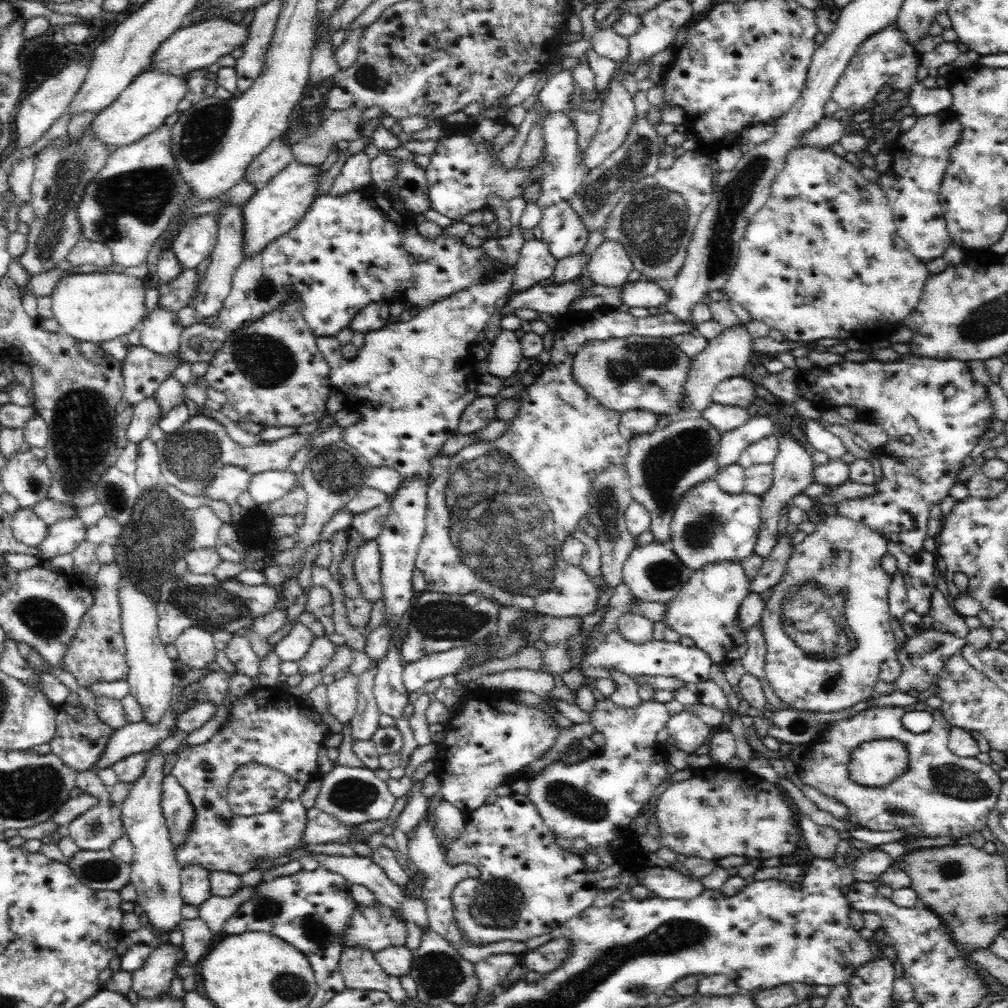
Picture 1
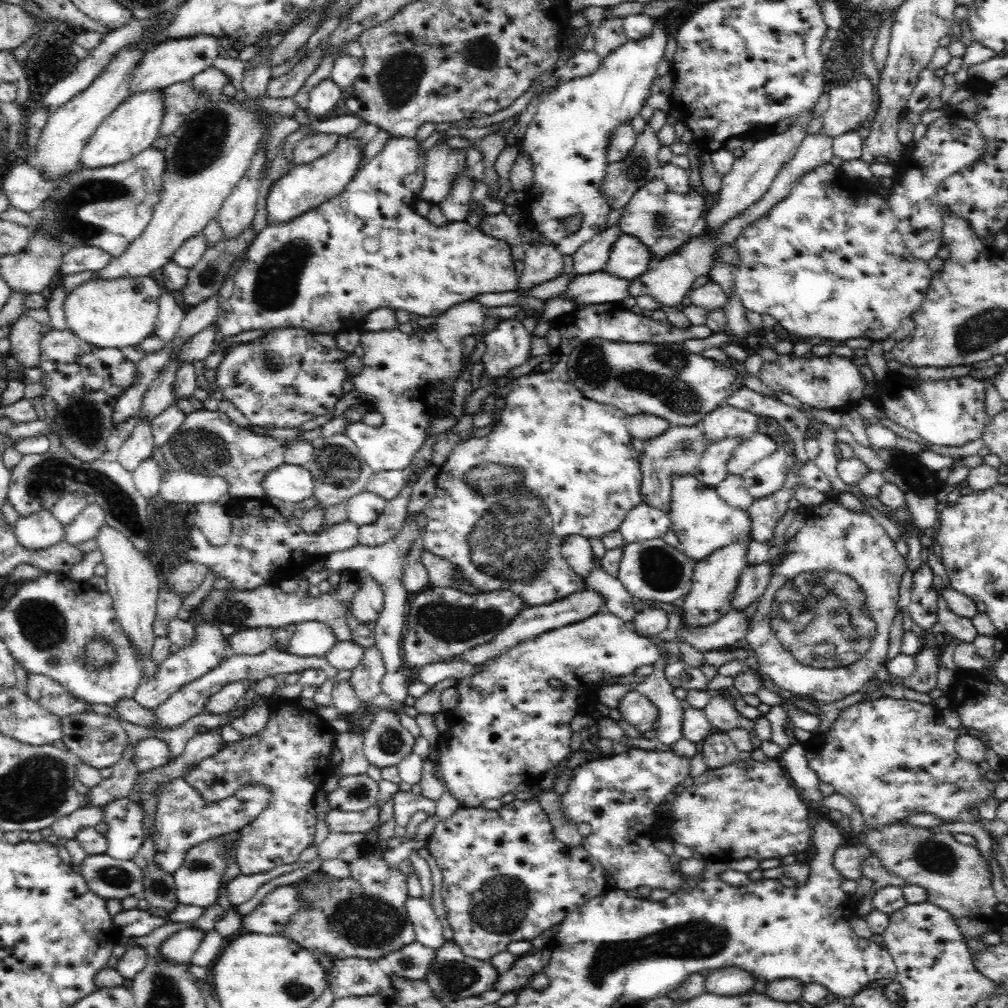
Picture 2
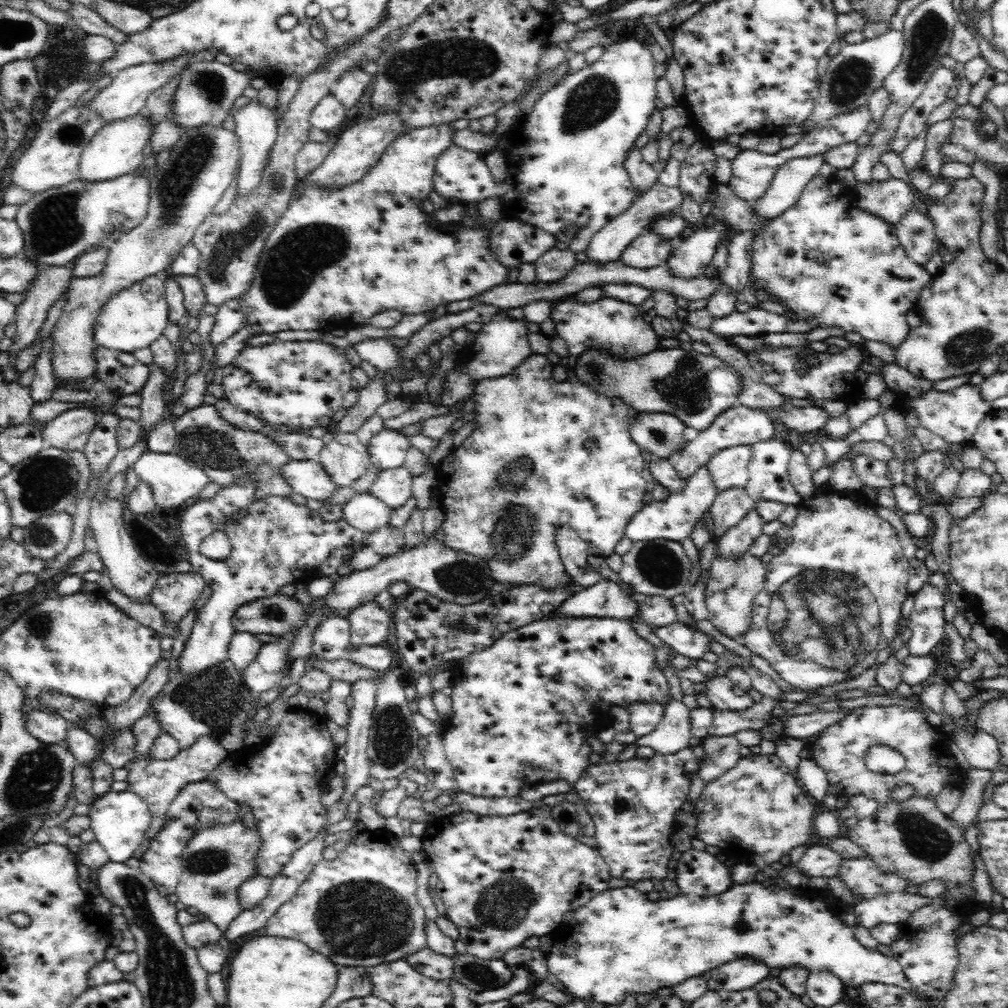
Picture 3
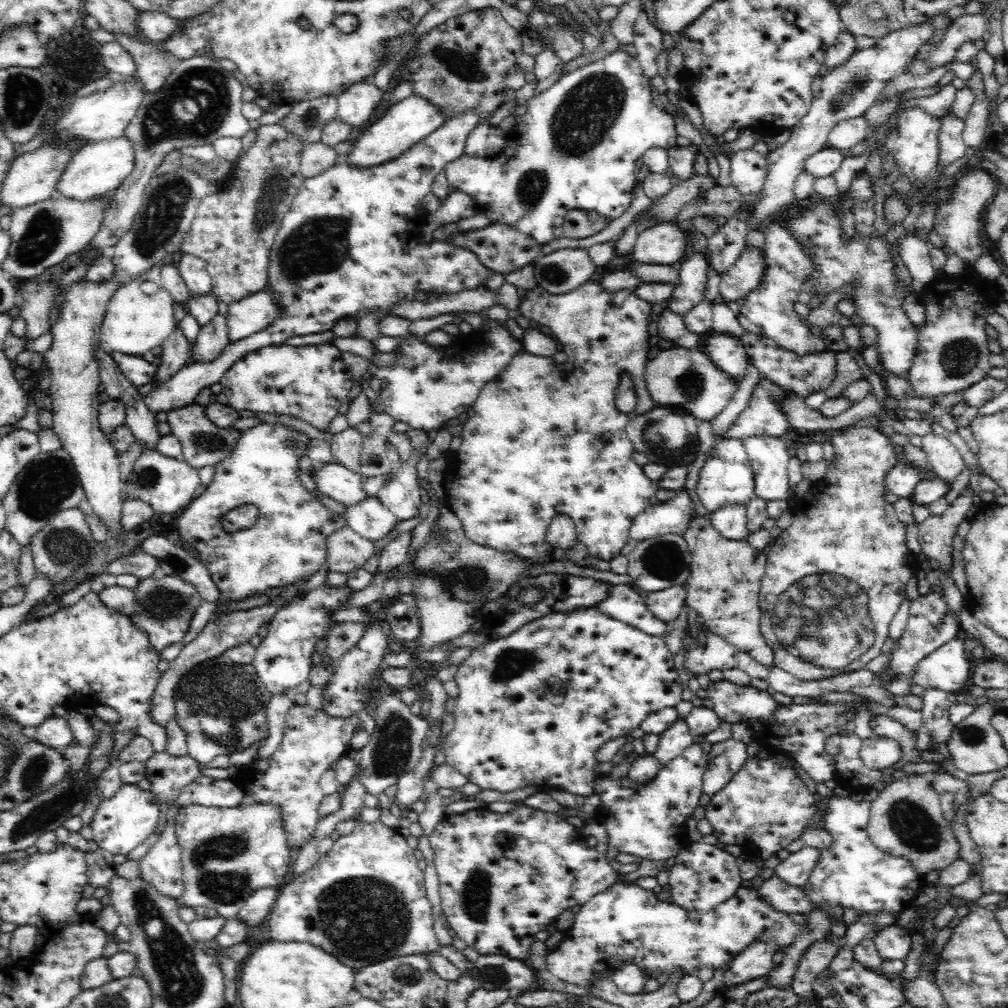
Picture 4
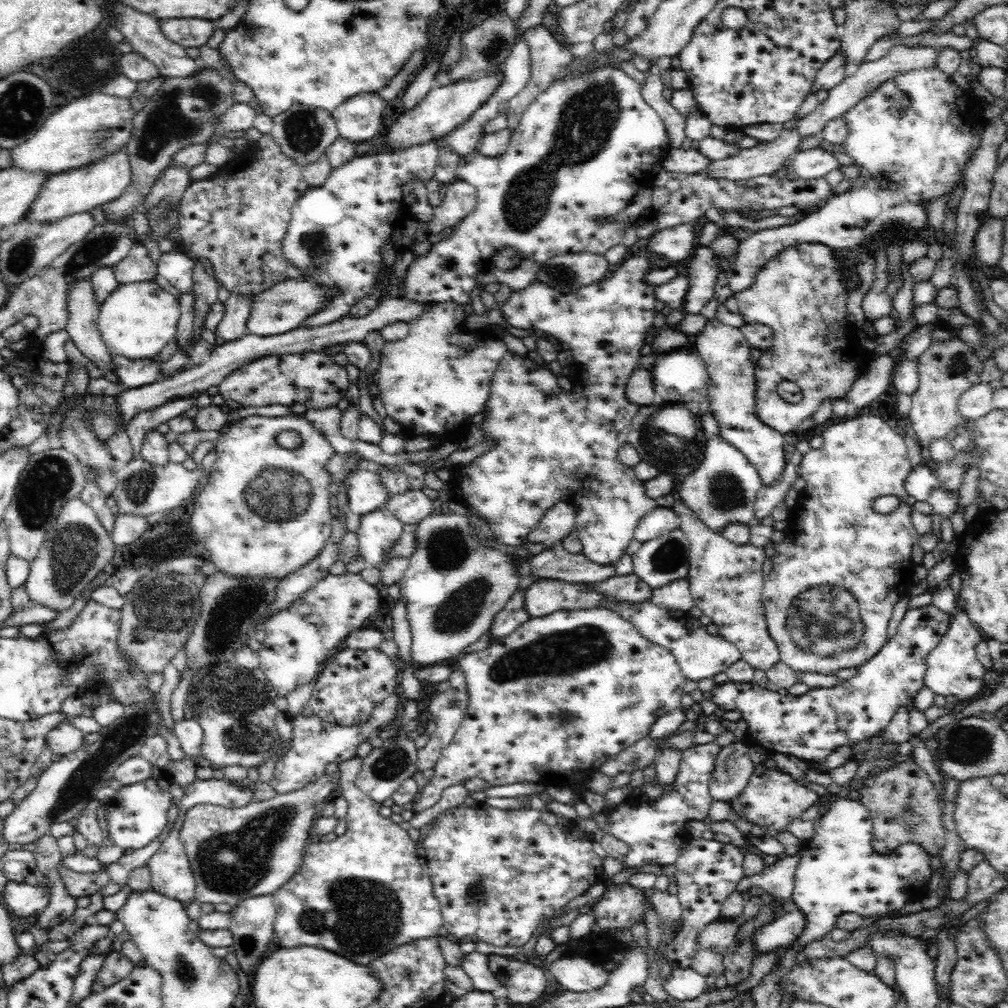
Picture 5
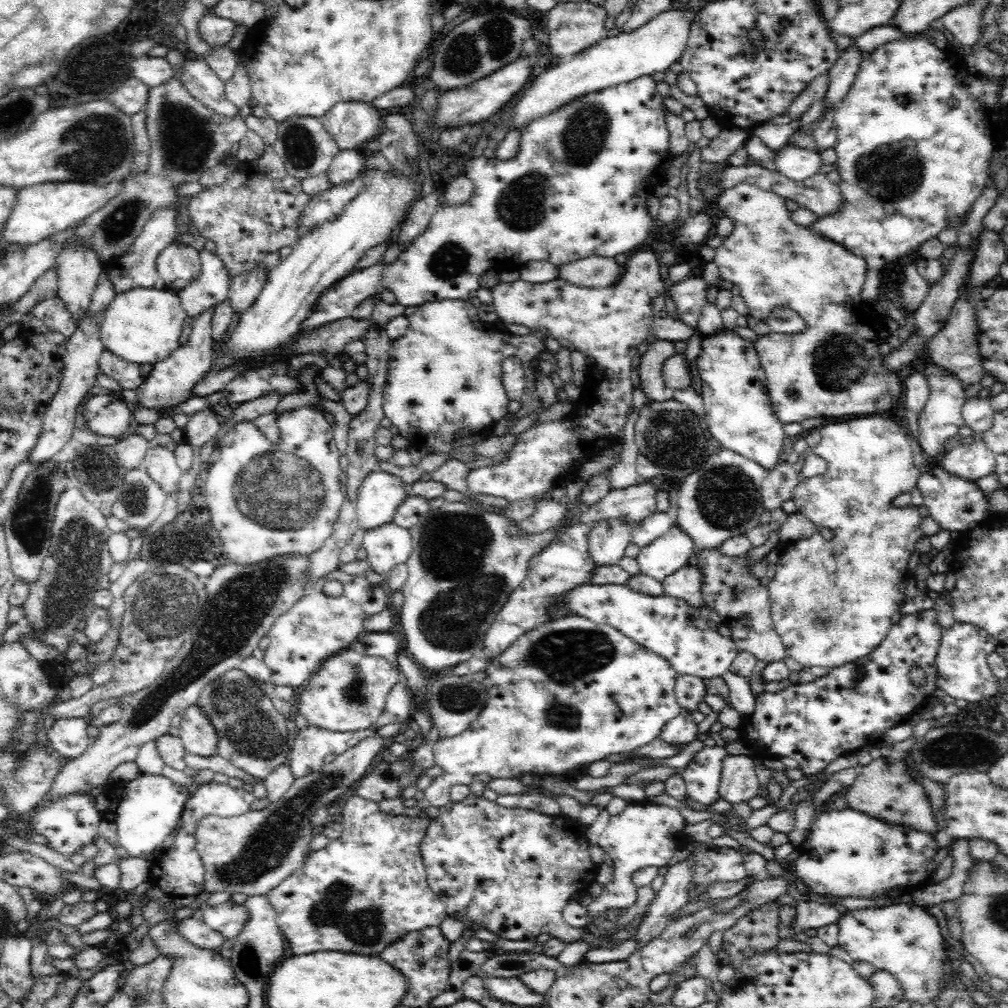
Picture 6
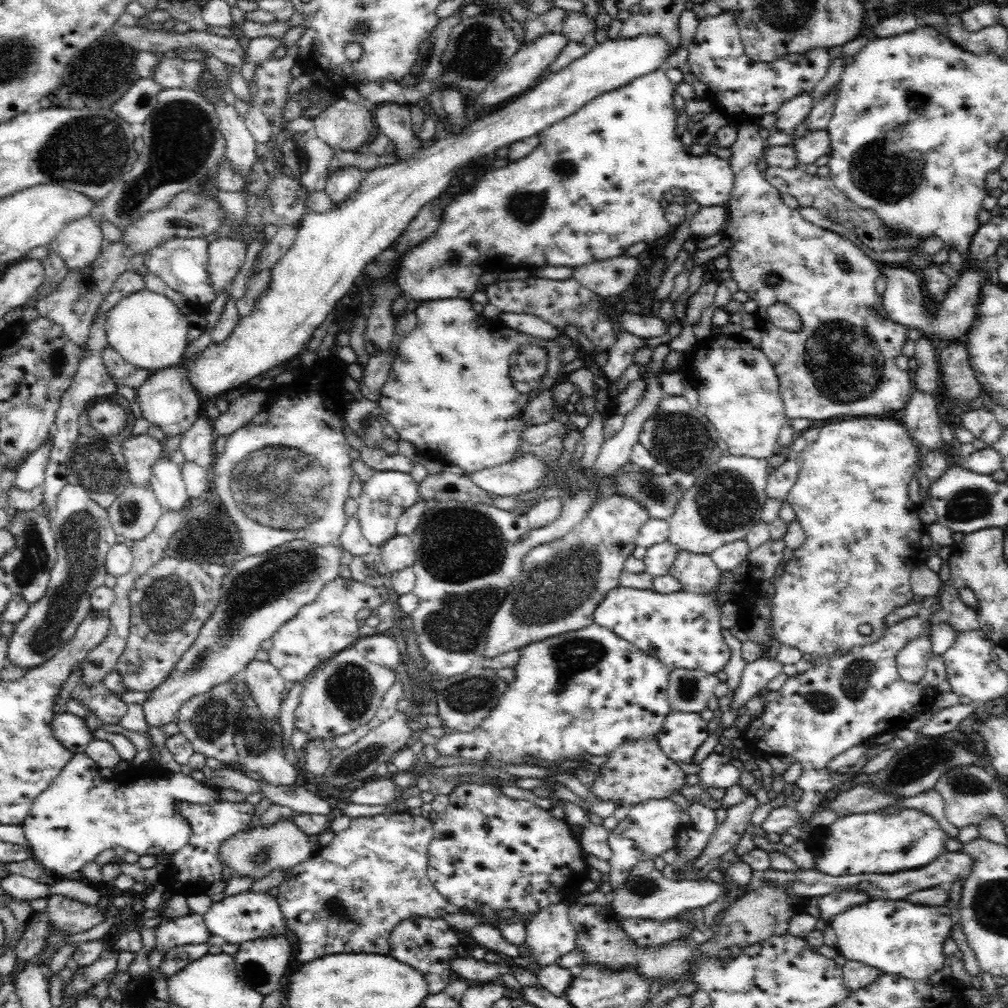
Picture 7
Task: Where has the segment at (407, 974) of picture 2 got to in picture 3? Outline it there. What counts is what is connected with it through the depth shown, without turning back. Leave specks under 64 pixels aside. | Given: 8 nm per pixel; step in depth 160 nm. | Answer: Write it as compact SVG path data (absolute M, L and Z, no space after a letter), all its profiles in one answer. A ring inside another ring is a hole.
M428 946L420 948L418 952L412 952L402 959L419 974L434 980L448 981L454 971L452 957L434 952Z

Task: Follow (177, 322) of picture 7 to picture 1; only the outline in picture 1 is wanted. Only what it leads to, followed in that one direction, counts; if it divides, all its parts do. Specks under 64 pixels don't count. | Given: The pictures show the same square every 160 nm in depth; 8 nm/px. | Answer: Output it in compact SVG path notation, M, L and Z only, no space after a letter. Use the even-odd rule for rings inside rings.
M124 273L74 274L56 284L50 294L50 309L63 334L78 341L98 344L127 335L130 328L143 324L147 317L144 313L146 290L142 279Z

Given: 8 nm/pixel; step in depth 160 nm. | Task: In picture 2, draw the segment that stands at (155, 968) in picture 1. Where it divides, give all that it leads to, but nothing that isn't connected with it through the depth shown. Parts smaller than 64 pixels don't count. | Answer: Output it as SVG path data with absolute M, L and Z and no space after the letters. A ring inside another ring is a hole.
M188 928L178 930L158 946L158 955L167 964L190 965L190 959L204 935L205 931L194 931Z

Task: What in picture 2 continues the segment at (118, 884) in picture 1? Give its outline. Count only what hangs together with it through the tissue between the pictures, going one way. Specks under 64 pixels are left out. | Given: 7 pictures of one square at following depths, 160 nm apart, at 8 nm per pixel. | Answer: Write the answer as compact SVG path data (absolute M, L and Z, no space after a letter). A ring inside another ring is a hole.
M106 852L87 855L80 867L79 873L94 894L120 901L126 896L142 898L142 873L131 860L118 860Z

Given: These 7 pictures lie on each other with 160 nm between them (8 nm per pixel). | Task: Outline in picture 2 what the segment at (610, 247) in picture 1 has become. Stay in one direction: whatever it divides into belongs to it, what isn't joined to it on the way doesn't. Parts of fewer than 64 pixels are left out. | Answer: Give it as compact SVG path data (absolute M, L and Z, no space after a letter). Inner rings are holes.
M620 234L611 247L604 272L626 280L635 280L653 266L650 252L636 238Z

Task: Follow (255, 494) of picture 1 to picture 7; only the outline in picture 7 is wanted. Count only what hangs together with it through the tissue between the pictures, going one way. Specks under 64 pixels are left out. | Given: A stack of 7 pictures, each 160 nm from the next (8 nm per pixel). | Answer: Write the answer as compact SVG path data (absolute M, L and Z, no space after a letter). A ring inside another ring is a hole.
M375 471L362 485L362 493L360 498L357 499L358 510L356 517L362 533L372 545L371 552L376 553L388 538L392 538L396 534L397 520L402 512L418 500L418 483L410 477L410 473Z

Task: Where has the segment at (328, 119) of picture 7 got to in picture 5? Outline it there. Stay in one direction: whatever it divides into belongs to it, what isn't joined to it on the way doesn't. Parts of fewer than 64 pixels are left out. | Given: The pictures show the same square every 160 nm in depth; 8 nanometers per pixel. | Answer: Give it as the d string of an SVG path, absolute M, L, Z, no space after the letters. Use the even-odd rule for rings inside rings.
M376 92L355 94L347 98L332 112L339 134L344 138L349 138L356 144L362 142L362 140L374 138L380 132L380 128L382 128L382 120L380 118L384 114L386 104L387 101L382 99Z

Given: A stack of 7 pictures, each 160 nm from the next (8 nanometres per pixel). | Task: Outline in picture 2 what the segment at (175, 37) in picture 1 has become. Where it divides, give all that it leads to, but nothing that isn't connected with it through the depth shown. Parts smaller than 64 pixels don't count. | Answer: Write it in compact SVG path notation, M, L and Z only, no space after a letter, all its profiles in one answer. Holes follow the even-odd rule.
M192 34L188 38L168 38L162 44L150 49L137 69L132 74L129 84L130 94L142 92L142 90L166 89L174 83L191 80L196 74L210 68L214 59L218 56L220 38L207 34Z

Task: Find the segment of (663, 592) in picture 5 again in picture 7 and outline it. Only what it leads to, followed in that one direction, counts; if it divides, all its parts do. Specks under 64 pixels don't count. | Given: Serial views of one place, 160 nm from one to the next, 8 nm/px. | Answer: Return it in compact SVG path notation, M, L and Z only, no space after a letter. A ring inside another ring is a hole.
M680 551L672 568L669 570L669 575L674 577L678 581L678 585L680 585L678 591L702 595L711 595L717 590L720 574L721 571L711 555L692 554L688 551Z

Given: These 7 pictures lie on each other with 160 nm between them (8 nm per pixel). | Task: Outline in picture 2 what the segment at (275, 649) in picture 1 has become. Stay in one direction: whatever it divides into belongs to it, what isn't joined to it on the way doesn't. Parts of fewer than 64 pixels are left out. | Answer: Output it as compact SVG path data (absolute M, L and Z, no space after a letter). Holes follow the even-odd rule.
M308 621L294 628L285 651L302 658L322 657L334 643L336 637L330 627L321 622Z

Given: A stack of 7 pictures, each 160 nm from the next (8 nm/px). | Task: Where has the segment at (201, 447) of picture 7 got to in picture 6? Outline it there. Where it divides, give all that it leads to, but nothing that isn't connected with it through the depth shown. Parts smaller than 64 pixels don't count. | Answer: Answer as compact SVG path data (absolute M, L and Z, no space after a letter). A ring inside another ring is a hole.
M206 407L202 411L189 416L189 421L185 427L189 445L192 448L203 446L208 440L216 436L220 428L221 419L211 407Z

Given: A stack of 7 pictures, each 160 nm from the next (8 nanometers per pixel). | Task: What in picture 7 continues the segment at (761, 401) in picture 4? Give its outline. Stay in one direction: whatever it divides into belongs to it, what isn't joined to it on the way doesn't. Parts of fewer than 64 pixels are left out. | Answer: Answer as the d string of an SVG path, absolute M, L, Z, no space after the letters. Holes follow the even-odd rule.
M740 121L736 142L731 146L729 163L734 173L734 184L726 207L728 220L723 235L732 242L732 247L722 256L728 258L727 270L730 271L731 280L756 303L755 327L762 336L758 348L776 371L778 393L782 397L786 420L882 416L902 410L916 388L912 372L902 370L895 364L908 339L908 330L888 318L883 297L878 296L875 290L876 280L882 275L884 265L866 256L840 234L807 223L798 209L792 210L782 201L782 194L766 181L759 168L758 158L762 148L765 148L760 129L758 121ZM772 276L780 279L780 283L768 284L765 280ZM774 303L786 303L798 312L802 319L800 332L778 329L768 320L768 307Z

